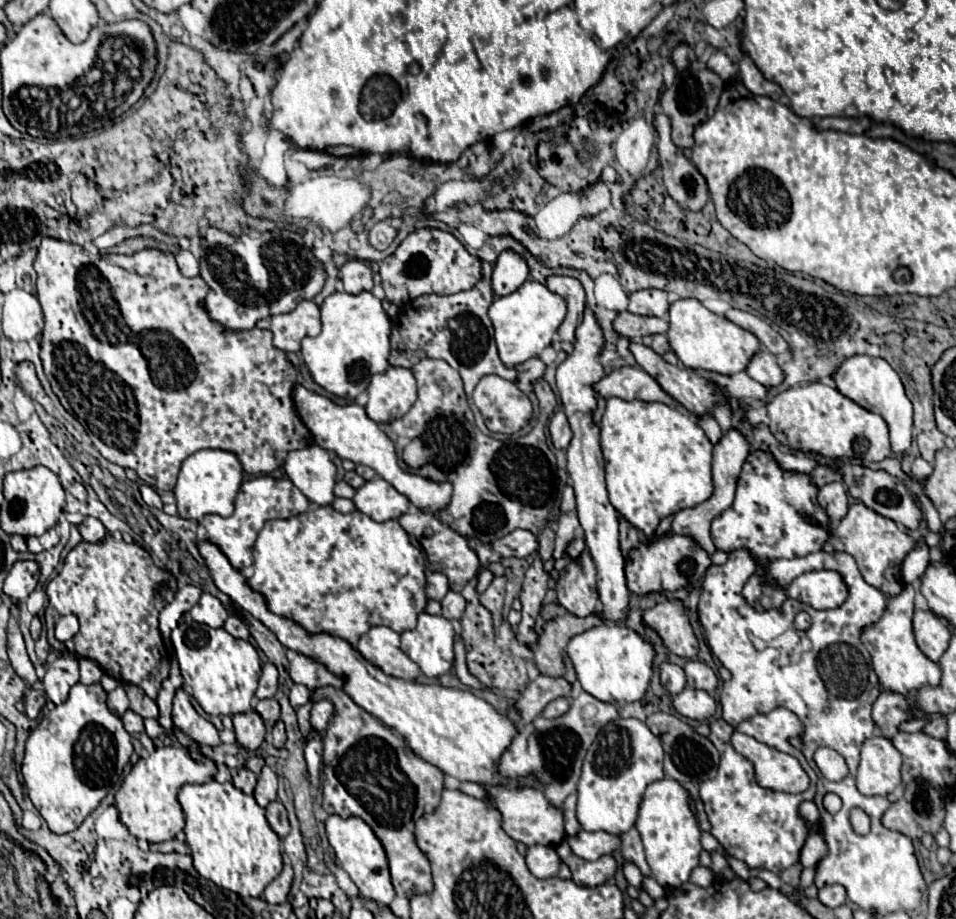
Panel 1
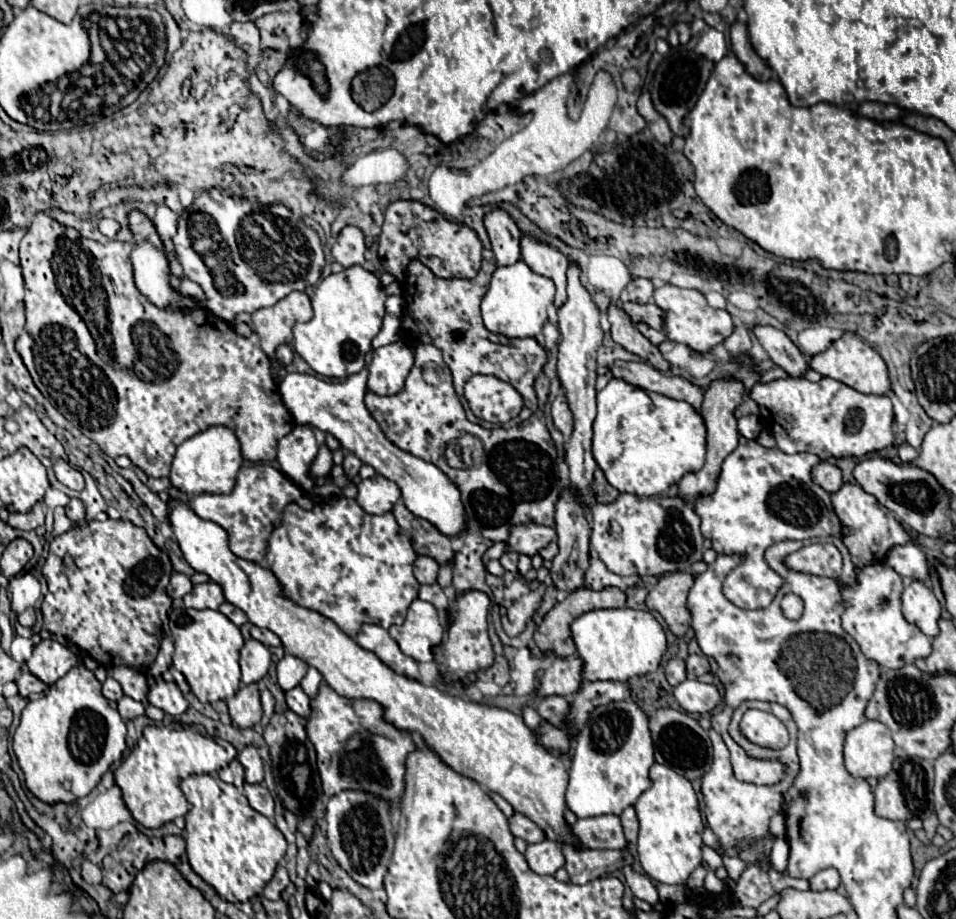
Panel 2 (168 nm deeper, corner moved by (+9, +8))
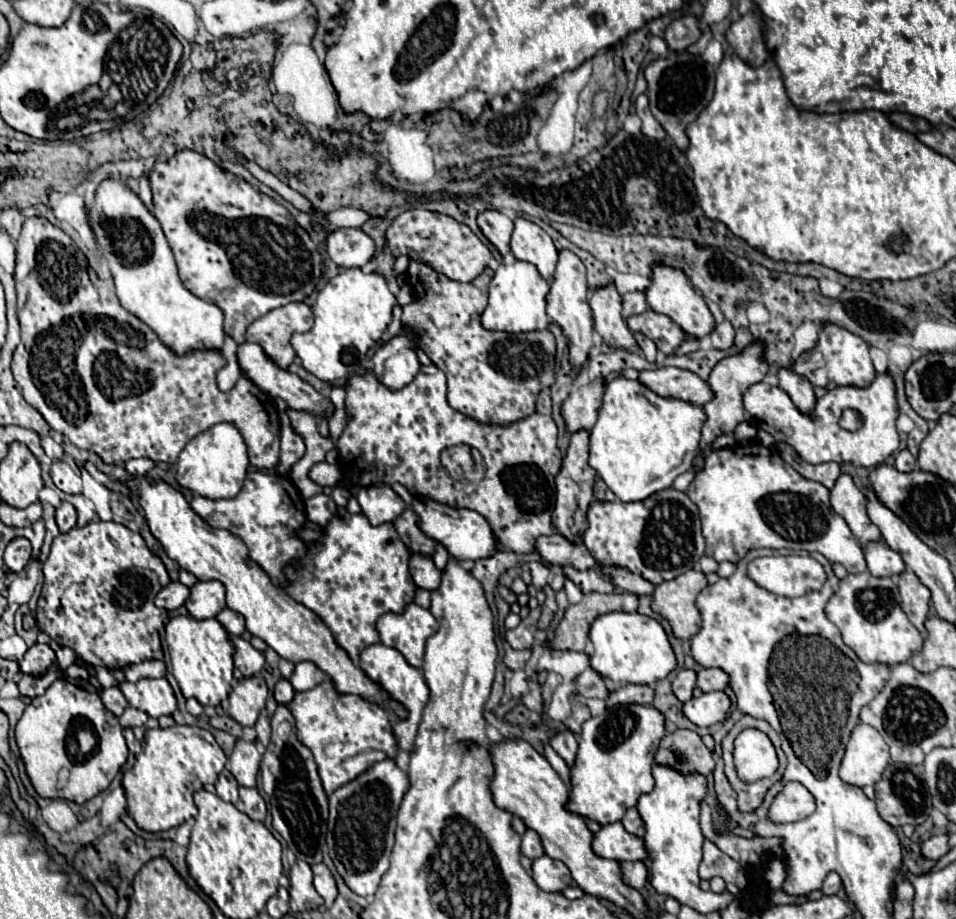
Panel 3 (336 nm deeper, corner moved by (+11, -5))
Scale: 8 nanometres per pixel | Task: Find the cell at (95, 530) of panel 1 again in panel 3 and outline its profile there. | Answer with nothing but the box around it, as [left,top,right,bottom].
[55,502,77,532]

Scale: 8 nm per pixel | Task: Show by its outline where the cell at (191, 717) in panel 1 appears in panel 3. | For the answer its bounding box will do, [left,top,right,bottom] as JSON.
[119,678,177,718]

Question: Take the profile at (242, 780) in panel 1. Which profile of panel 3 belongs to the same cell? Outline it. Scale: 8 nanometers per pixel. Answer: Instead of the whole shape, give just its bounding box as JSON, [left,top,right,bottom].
[215,774,239,804]

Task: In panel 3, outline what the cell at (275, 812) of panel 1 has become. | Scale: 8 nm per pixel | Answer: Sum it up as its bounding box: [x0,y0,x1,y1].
[239,788,267,822]

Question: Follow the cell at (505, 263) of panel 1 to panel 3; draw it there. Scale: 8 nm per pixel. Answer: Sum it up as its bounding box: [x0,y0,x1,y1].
[477,210,513,256]

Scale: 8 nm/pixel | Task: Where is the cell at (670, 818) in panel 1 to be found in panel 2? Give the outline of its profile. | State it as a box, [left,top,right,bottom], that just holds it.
[635,763,703,883]

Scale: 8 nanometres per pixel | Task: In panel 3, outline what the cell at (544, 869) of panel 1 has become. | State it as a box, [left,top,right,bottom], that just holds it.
[533,854,571,892]

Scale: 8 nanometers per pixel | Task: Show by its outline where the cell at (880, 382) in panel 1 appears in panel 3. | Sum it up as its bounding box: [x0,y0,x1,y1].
[791,322,875,390]

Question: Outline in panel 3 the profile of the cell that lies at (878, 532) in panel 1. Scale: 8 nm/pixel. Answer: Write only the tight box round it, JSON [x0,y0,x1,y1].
[831,474,883,546]

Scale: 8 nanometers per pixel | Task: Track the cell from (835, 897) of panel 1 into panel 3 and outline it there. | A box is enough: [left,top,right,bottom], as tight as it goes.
[821,872,841,896]

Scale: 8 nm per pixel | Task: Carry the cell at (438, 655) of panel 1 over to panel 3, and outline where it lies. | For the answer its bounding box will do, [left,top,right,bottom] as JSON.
[375,602,439,668]

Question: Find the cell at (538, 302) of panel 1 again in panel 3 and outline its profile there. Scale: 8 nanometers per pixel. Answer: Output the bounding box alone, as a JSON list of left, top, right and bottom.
[481,260,549,332]

